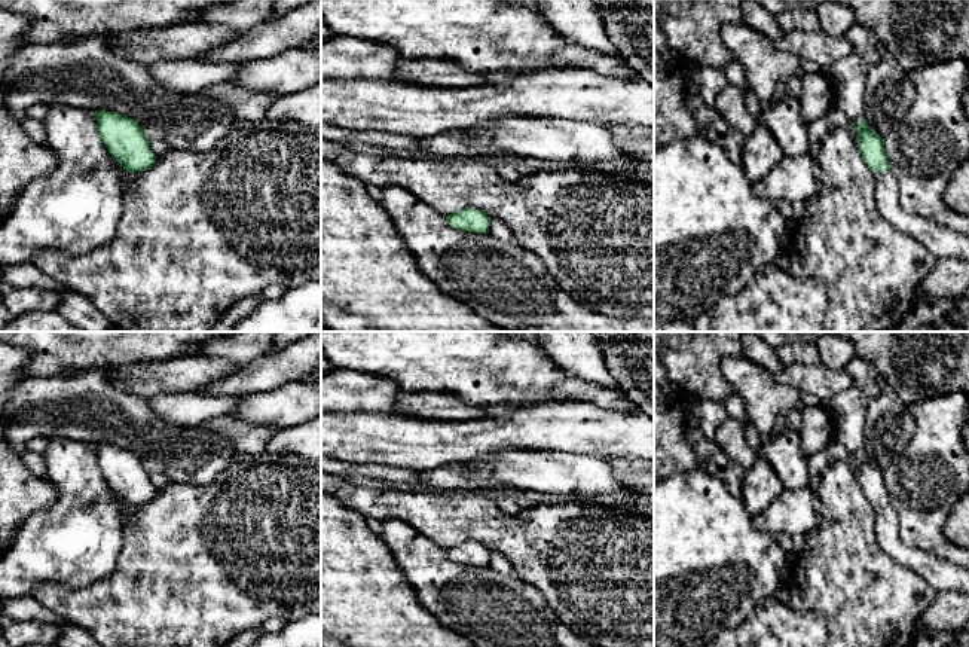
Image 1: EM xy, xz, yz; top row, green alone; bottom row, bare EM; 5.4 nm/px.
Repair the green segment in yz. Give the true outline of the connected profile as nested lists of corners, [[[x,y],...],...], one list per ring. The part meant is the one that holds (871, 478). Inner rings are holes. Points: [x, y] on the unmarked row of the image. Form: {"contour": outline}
{"contour": [[[858,454],[858,477],[875,512],[875,537],[880,547],[896,562],[920,574],[936,592],[960,590],[969,593],[969,570],[938,559],[915,547],[905,546],[899,537],[899,518],[890,504],[883,471]]]}

